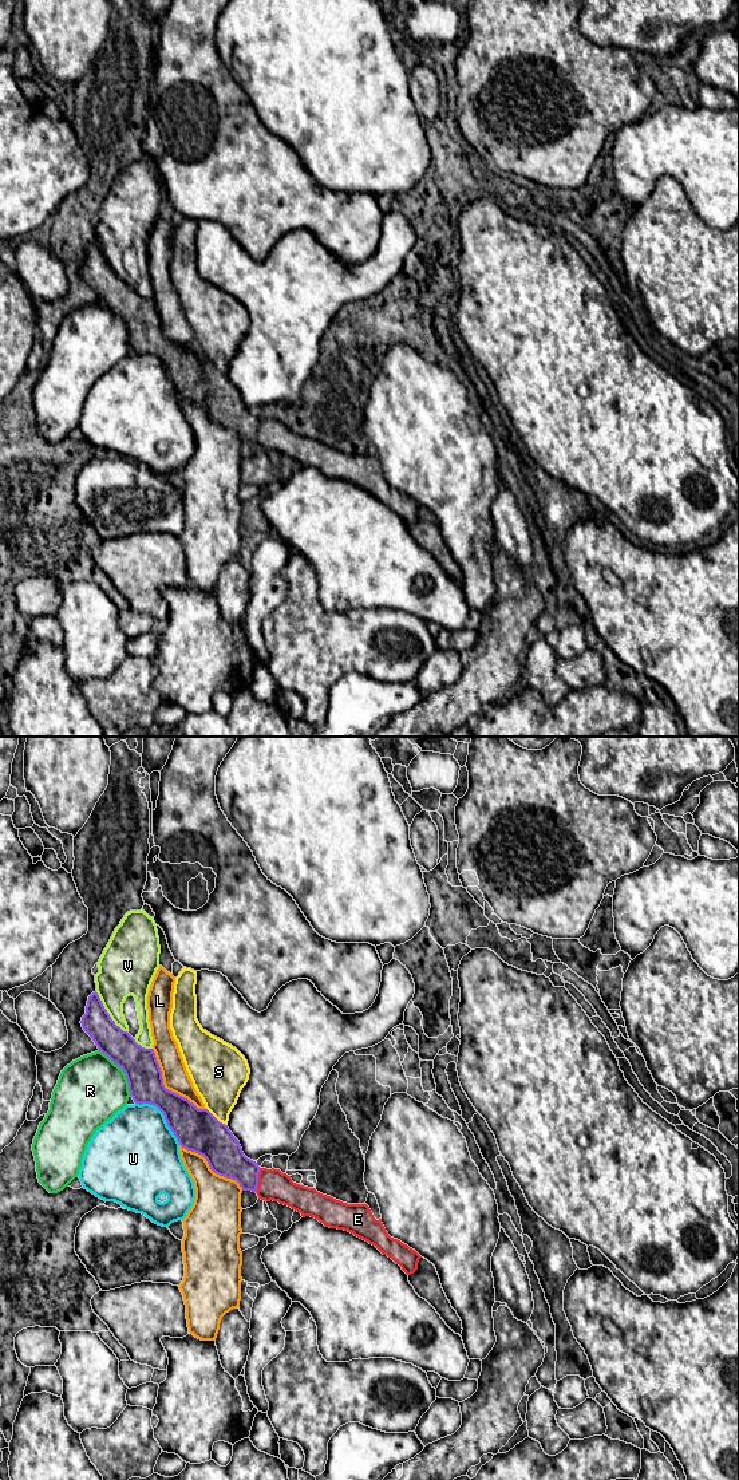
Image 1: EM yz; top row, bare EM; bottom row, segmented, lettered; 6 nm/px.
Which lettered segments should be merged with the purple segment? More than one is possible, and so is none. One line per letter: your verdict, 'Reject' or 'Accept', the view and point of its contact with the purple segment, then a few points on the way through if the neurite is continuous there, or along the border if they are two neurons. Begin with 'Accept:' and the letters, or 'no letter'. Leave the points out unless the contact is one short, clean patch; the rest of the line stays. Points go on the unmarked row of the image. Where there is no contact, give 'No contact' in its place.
Accept: E
E: Accept. Touches purple at yz (257, 430). Path across: yz (225, 407), (257, 430), (273, 434)
L: Reject. Touches purple at yz (165, 338)
R: Reject. Touches purple at yz (123, 320)
S: Reject. Touches purple at yz (216, 368). Boundary: yz (206, 358), (226, 375)
U: Reject. Touches purple at yz (163, 364)
V: Reject. Touches purple at yz (107, 263)

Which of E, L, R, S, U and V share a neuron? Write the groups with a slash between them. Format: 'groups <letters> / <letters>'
groups E / L / R / S / U / V

